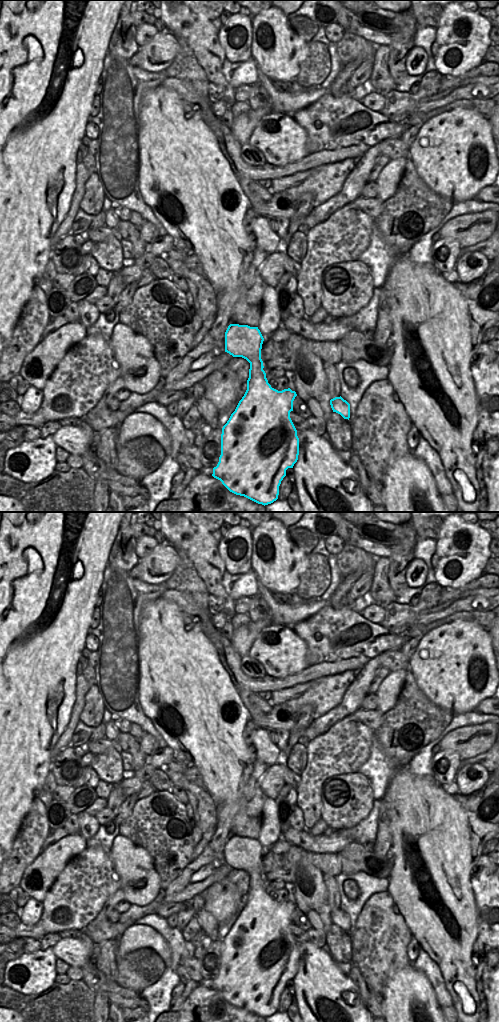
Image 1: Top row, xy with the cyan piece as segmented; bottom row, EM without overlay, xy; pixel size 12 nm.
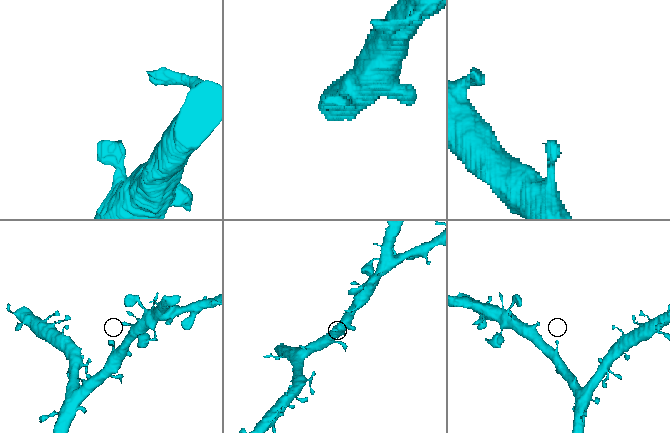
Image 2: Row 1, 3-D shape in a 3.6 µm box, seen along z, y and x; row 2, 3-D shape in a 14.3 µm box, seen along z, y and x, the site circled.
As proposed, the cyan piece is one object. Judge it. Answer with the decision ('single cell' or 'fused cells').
single cell

